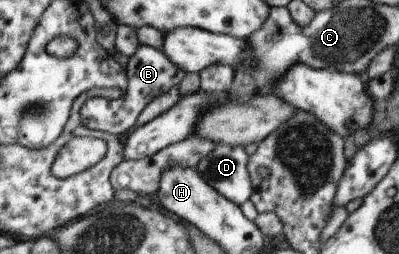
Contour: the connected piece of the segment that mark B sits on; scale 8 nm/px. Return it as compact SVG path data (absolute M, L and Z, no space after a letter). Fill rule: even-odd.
M140 44L138 50L129 57L128 63L124 65L126 78L128 78L126 92L119 99L107 100L103 97L88 99L80 109L80 118L86 128L116 134L116 136L128 132L136 124L138 115L147 104L150 104L154 98L166 94L174 86L179 86L187 74L184 70L180 70L174 62L170 62L162 49L157 50L149 45Z

